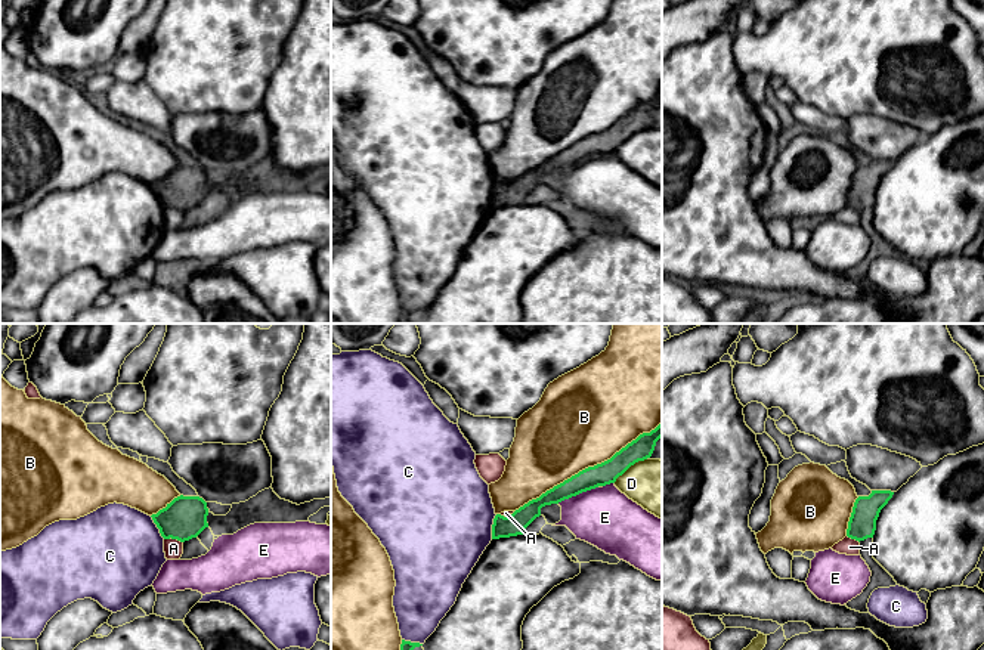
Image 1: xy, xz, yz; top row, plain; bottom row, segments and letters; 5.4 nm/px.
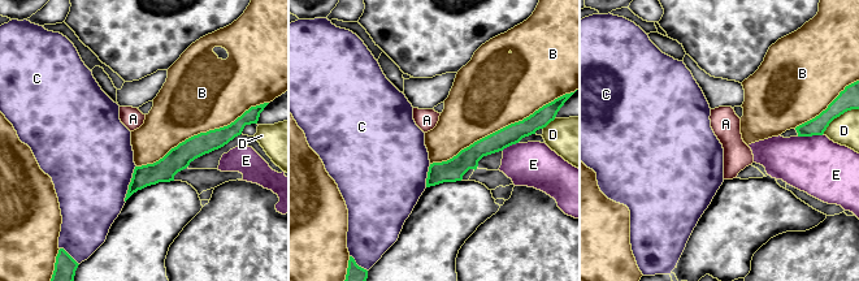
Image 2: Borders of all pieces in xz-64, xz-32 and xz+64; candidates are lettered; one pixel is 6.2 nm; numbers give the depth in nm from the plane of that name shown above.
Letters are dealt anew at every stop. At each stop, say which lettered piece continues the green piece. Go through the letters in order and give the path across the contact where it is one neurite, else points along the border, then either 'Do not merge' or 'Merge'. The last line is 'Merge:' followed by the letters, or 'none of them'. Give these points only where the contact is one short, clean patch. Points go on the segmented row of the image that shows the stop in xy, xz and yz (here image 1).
A: Boundary: xy (164, 538), (176, 538), (182, 542). Do not merge
B: Do not merge
C: Do not merge
D: Boundary: xz (646, 458), (631, 464), (613, 482). Do not merge
E: Boundary: xz (597, 486), (557, 503). Do not merge
Merge: none of them

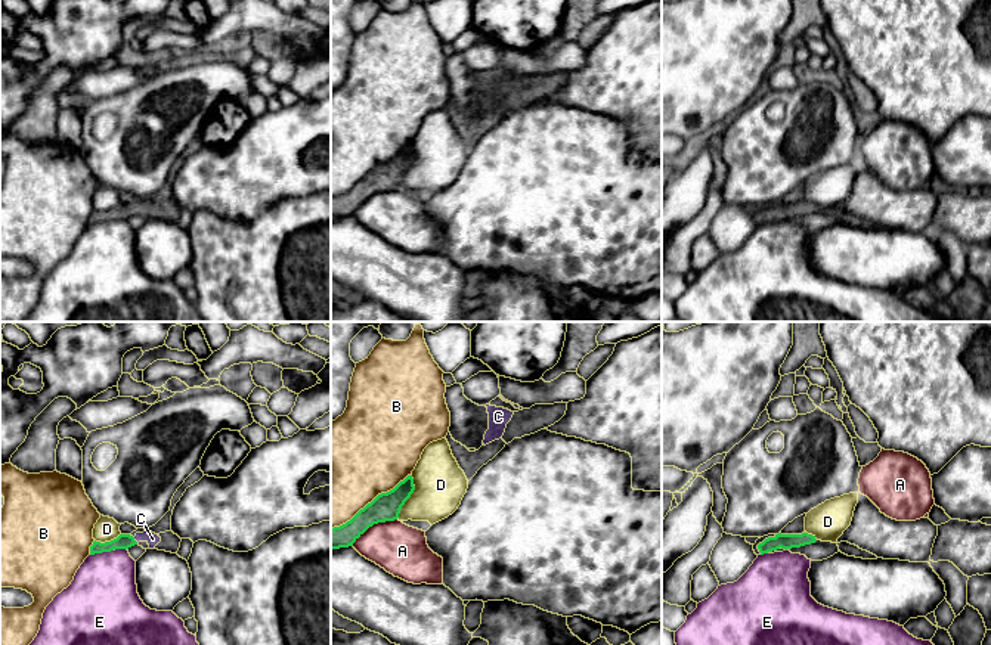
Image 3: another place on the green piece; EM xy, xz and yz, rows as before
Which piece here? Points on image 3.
A: Boundary: xz (396, 518), (374, 523), (352, 545). Do not merge
B: Do not merge
C: Path across: xy (123, 540), (135, 540), (152, 539). Merge
D: Do not merge
E: Do not merge
Merge: C

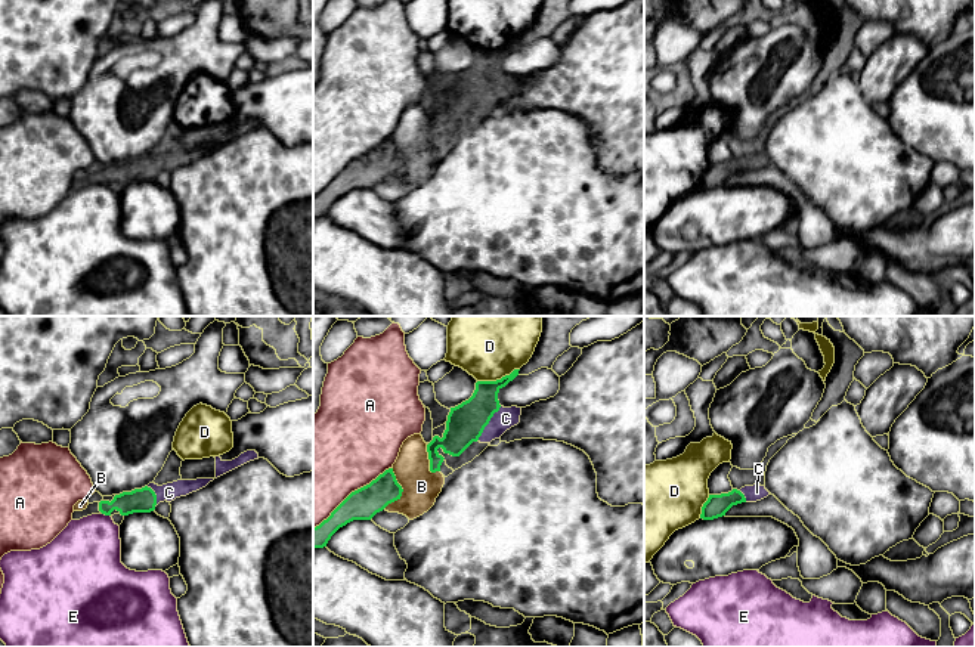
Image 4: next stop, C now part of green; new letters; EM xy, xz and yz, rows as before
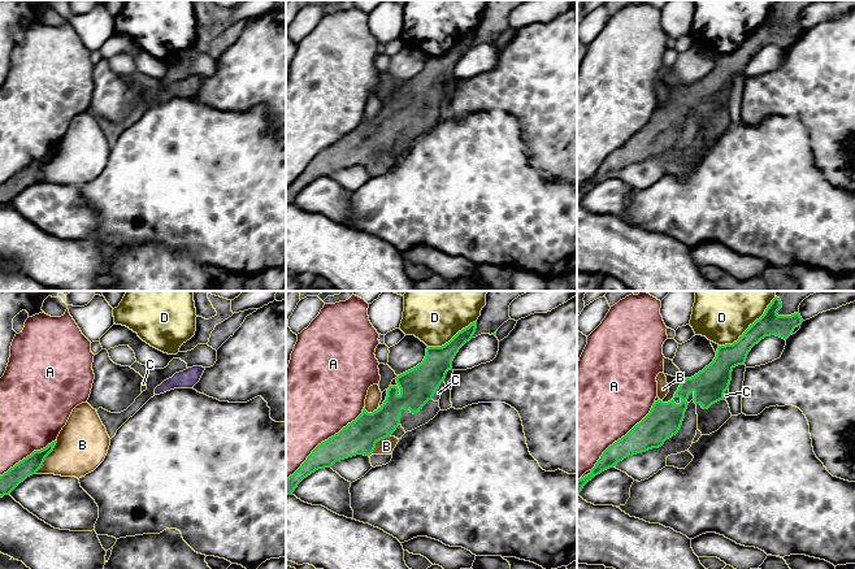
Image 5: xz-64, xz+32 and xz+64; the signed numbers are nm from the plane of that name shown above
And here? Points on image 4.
A: Do not merge
B: Do not merge
C: Path across: xz (466, 423), (488, 423), (505, 418). Merge
D: Do not merge
E: Do not merge
Merge: C

